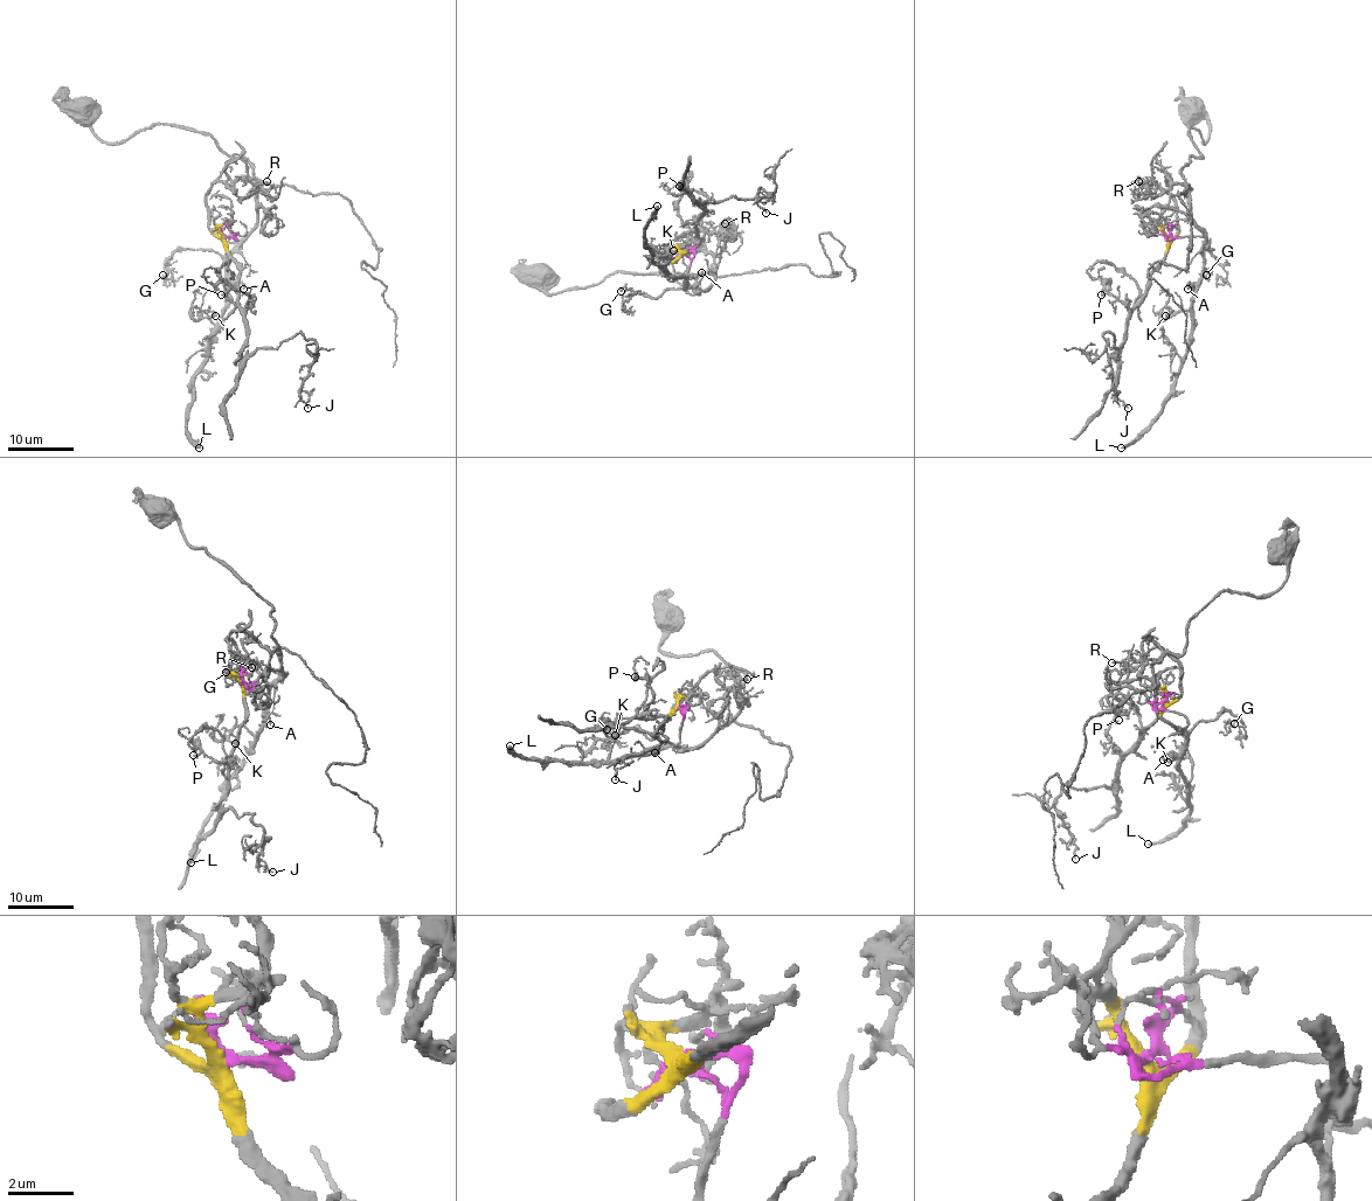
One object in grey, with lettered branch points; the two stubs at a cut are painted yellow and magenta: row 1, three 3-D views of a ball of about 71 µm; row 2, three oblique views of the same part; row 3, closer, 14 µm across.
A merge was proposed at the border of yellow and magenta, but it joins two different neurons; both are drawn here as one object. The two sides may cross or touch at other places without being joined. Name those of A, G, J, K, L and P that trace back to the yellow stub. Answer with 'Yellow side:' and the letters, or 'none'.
Yellow side: J, P

